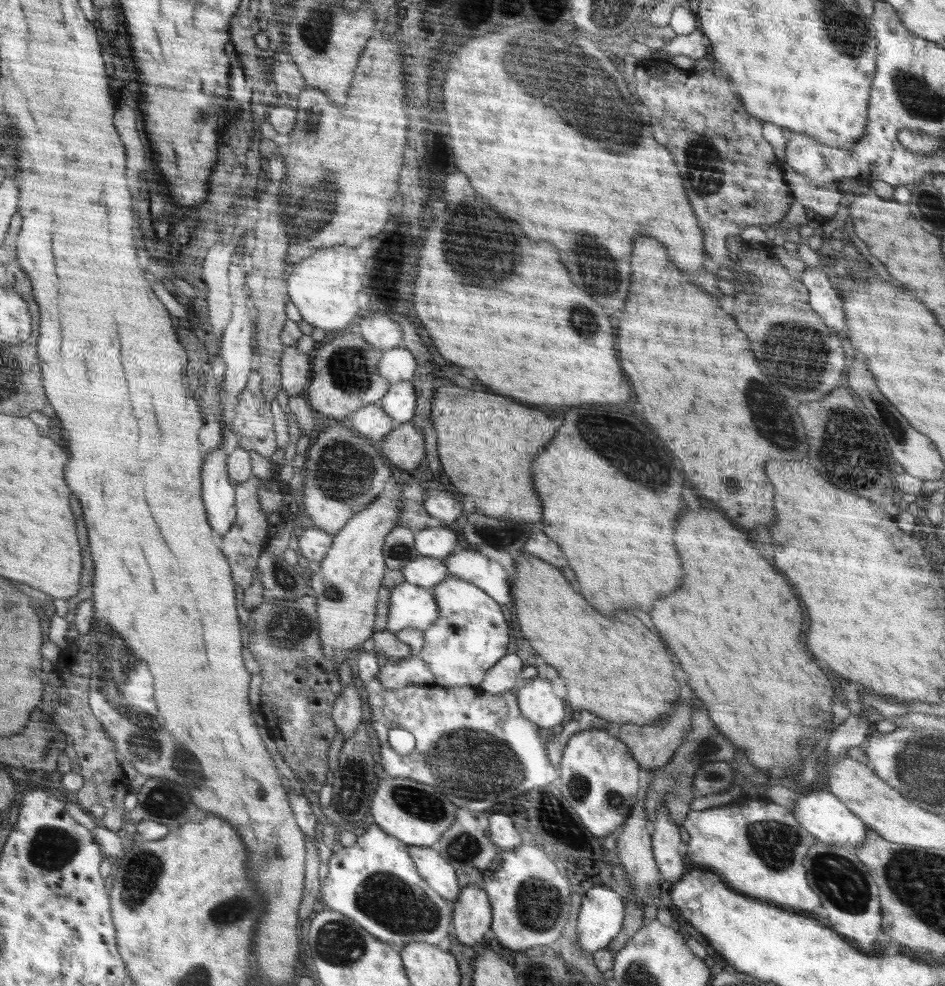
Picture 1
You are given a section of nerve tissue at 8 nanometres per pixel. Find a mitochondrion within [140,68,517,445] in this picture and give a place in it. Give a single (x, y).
(332, 179)

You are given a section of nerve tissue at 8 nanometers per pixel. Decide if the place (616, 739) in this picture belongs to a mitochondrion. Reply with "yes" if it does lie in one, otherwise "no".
no

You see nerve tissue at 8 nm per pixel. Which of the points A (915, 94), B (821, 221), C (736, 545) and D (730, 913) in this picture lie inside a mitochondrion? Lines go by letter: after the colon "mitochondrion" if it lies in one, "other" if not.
A: mitochondrion
B: other
C: other
D: other

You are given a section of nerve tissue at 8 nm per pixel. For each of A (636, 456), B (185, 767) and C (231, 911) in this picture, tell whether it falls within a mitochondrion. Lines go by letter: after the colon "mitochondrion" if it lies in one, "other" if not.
A: mitochondrion
B: mitochondrion
C: mitochondrion

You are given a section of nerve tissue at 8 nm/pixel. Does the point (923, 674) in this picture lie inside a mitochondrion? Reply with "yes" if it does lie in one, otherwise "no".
no

